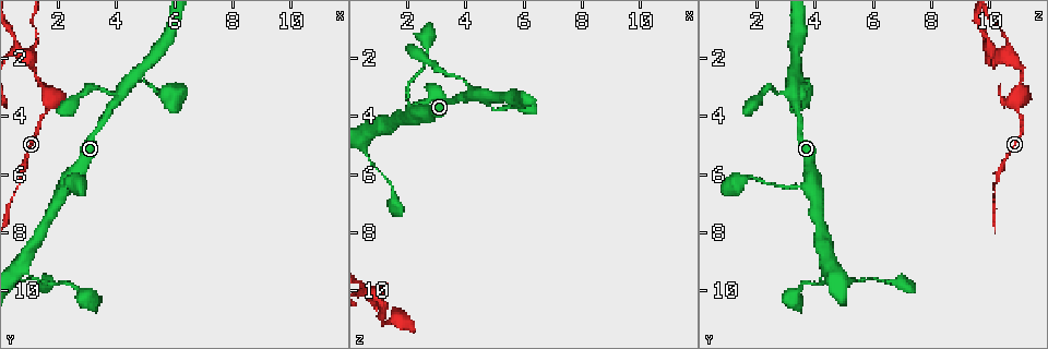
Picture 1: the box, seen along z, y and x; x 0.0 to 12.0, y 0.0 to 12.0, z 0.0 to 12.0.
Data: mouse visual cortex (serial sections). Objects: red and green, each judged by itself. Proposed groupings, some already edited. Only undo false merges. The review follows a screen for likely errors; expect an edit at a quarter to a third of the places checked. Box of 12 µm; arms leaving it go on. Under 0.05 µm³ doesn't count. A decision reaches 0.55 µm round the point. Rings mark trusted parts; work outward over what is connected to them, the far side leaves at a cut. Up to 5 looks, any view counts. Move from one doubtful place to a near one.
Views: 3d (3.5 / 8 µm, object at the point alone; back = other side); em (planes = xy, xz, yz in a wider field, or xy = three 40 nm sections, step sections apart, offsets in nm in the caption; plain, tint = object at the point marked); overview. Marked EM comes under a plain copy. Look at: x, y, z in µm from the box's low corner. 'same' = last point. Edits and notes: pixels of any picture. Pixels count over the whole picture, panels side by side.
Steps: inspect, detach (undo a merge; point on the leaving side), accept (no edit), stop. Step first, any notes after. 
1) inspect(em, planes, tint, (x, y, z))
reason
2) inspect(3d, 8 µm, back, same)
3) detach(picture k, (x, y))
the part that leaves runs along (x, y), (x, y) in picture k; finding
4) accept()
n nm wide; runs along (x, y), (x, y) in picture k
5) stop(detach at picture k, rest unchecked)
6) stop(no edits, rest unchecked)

inspect(3d, 3.5 µm, (1.2, 2.2, 10.7))
thick turns thin

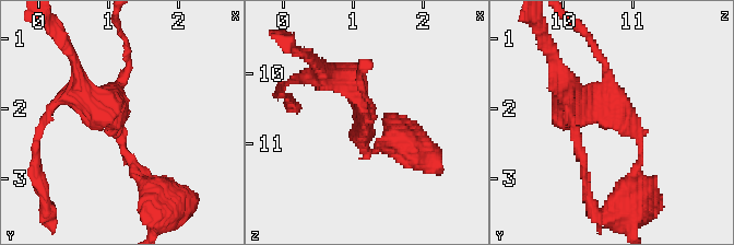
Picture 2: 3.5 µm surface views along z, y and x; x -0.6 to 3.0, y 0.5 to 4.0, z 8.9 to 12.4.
inspect(em, xy, step 2, tint, (1.15, 2.05, 10.75))
3 arms; arms of 100, 150, 350 nm; now the EM

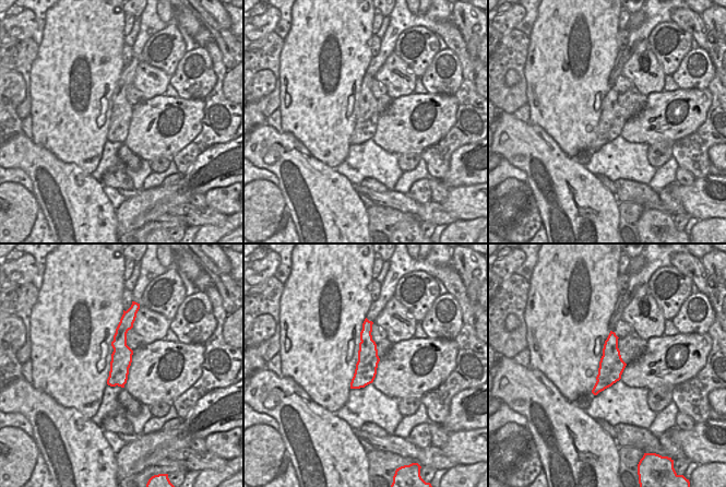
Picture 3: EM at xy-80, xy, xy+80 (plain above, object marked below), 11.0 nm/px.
detach(picture 2, (576, 91))
two cells meet here

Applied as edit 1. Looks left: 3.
inspect(overview)

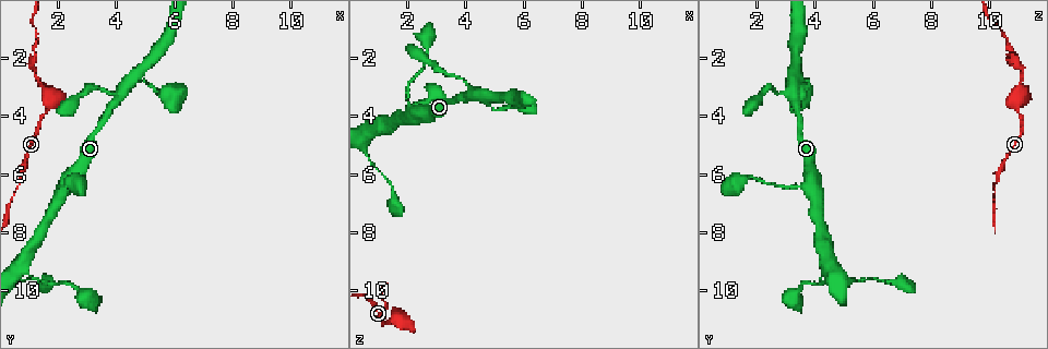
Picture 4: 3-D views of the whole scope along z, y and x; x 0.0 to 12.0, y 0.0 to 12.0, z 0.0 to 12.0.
inspect(em, xy, step 3, tint, (4.1, 3.3, 3.3))

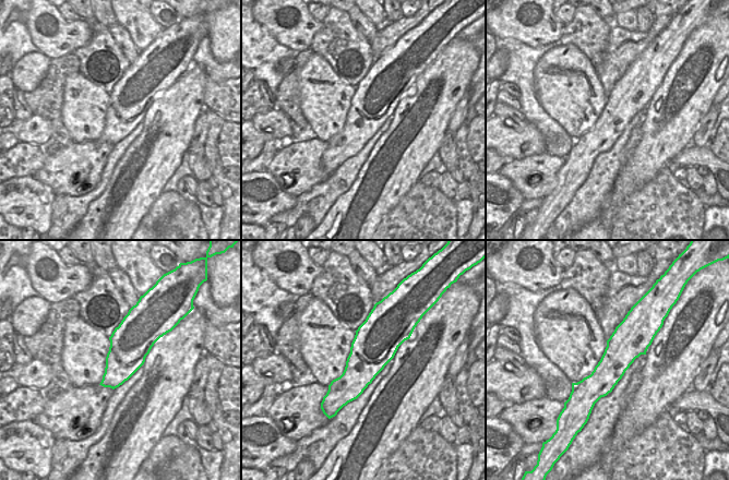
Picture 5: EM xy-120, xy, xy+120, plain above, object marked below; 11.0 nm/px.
inspect(3d, 3.5 µm, same)
wider look

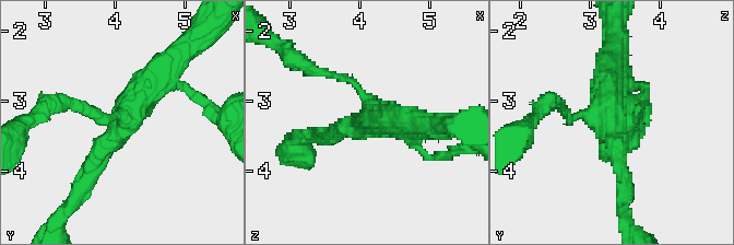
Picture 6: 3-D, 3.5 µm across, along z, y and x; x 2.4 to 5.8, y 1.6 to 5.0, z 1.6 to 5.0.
accept()
3 arms; arms of 150, 250, 450 nm; runs along (85, 182), (98, 151), (169, 60) in picture 6; one cell here

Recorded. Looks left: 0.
stop(detach at picture 2, rest unchecked)

